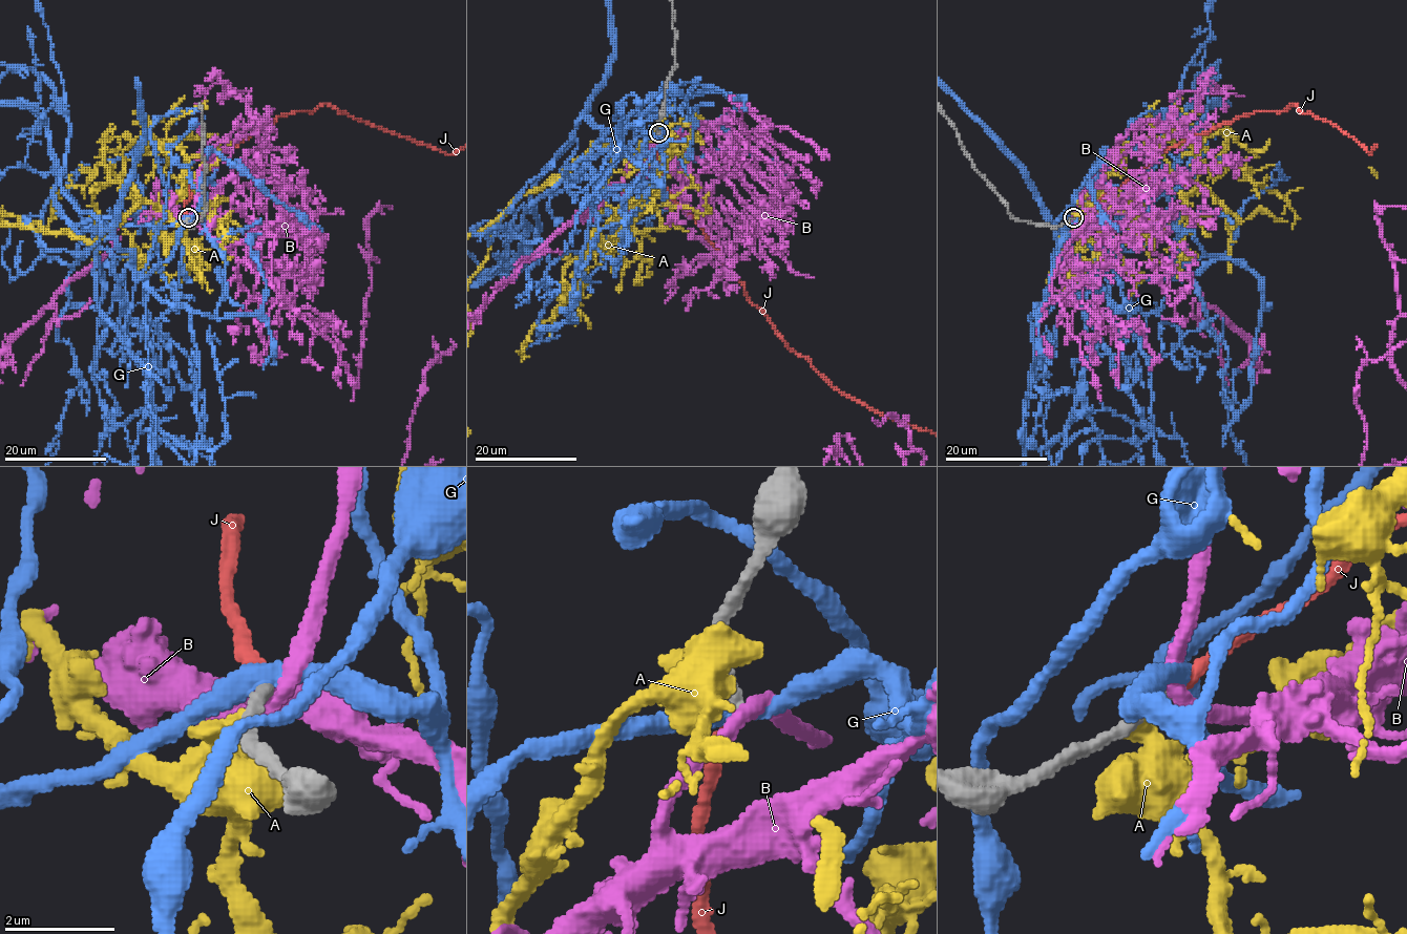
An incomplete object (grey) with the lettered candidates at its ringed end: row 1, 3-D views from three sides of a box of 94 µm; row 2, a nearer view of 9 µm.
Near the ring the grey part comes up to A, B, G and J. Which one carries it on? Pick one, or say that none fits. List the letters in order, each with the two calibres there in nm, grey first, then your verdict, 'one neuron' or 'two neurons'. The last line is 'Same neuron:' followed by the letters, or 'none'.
A: calibres 320 and 480 nm; two neurons
B: calibres 240 and 260 nm; two neurons
G: calibres 240 and 360 nm; two neurons
J: calibres 240 and 240 nm; one neuron
Same neuron: J

